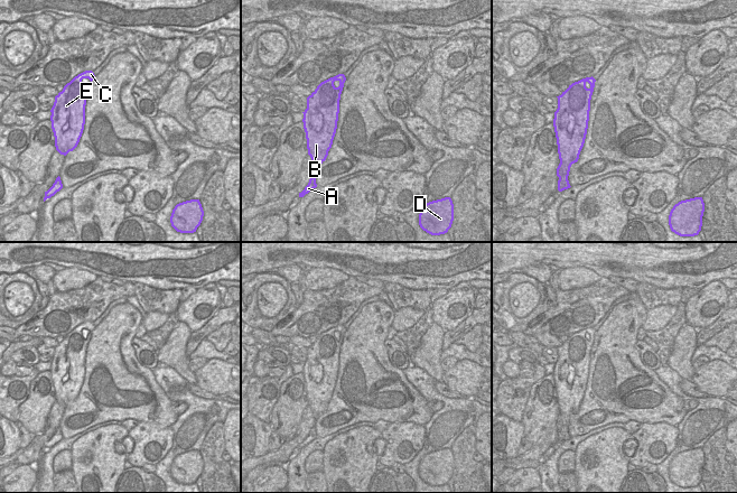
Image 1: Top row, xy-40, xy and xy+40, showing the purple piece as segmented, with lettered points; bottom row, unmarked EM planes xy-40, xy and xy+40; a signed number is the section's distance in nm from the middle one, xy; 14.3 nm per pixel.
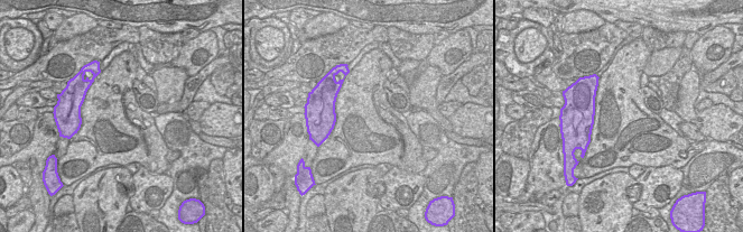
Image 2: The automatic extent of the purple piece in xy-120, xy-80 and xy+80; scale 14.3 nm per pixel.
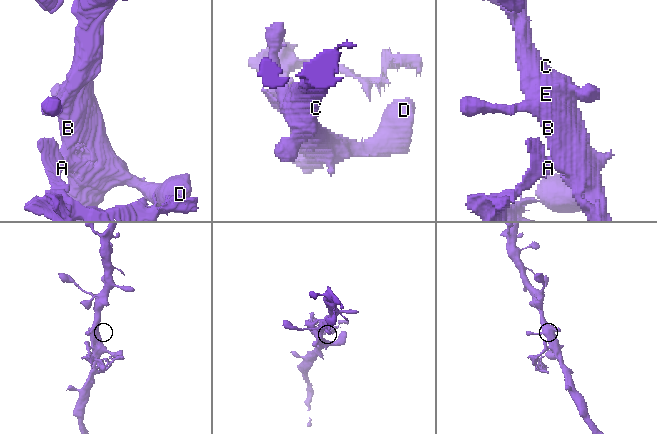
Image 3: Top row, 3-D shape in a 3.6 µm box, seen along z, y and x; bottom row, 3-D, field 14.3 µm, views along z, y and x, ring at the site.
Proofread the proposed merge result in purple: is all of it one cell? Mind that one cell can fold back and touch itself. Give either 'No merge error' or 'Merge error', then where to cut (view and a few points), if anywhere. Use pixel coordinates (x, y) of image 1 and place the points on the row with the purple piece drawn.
Merge error. Split along xy (314, 176), (309, 180)

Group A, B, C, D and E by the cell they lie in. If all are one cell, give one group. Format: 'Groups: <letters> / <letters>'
Groups: A / B C D E

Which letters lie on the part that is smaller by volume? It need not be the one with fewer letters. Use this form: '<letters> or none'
A

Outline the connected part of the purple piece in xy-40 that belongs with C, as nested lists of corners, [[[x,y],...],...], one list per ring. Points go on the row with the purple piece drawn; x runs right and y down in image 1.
[[[85,71],[55,96],[50,121],[55,147],[60,155],[66,156],[80,142],[85,124],[86,97],[94,78],[92,71]]]

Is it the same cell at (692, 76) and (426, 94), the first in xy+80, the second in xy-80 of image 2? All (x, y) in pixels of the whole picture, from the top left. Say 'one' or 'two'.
one

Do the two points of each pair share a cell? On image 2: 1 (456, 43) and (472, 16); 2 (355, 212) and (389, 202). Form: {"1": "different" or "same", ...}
{"1": "different", "2": "different"}

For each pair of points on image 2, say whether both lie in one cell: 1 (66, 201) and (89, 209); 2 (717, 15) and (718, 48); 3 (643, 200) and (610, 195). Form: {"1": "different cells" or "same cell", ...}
{"1": "different cells", "2": "different cells", "3": "different cells"}

